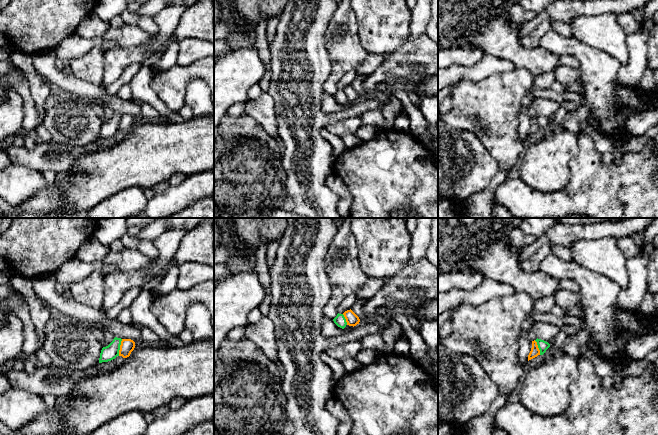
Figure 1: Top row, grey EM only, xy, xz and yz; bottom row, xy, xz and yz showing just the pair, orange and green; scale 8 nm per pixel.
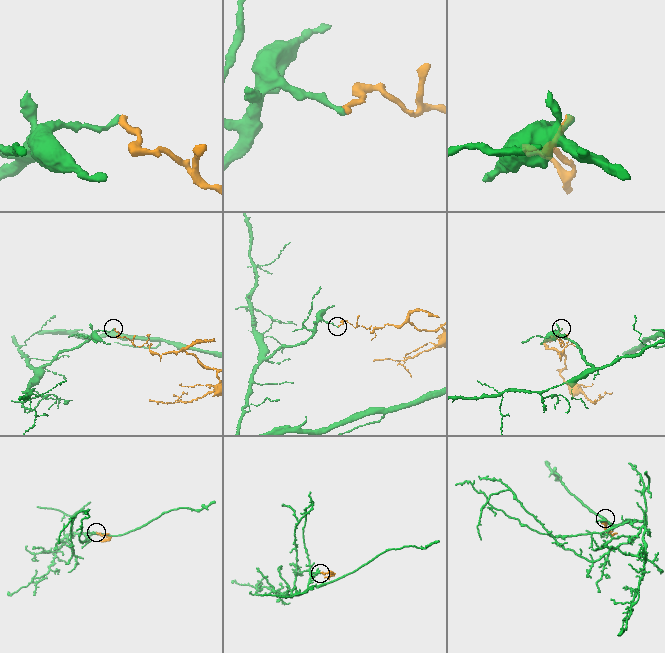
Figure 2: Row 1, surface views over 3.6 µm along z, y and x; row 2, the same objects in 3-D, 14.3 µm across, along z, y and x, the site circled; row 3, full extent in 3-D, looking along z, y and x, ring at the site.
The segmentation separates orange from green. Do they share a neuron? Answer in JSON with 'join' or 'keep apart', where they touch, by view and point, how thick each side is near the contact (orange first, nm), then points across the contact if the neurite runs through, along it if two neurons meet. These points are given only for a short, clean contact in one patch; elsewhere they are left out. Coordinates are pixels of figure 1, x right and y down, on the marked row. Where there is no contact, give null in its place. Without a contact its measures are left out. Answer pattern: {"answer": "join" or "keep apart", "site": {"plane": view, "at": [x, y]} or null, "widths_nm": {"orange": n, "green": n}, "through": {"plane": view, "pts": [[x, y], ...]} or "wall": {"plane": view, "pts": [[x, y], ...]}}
{"answer": "keep apart", "site": {"plane": "xy", "at": [120, 347]}, "widths_nm": {"orange": 110, "green": 120}, "wall": {"plane": "xy", "pts": [[122, 339], [118, 355]]}}

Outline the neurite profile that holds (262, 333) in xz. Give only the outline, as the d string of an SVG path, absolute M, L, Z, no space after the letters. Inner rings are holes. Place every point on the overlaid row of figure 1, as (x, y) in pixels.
M263 316L256 324L246 325L245 338L255 343L269 360L280 366L275 328L267 316Z

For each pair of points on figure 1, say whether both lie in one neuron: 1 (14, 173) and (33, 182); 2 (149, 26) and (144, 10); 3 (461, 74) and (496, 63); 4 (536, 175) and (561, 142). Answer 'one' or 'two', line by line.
1: one
2: two
3: one
4: one

